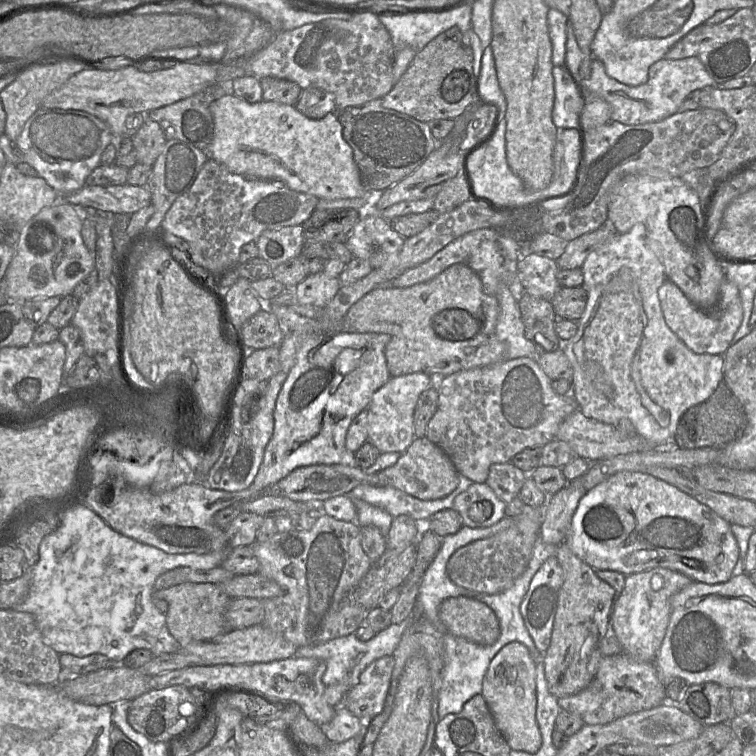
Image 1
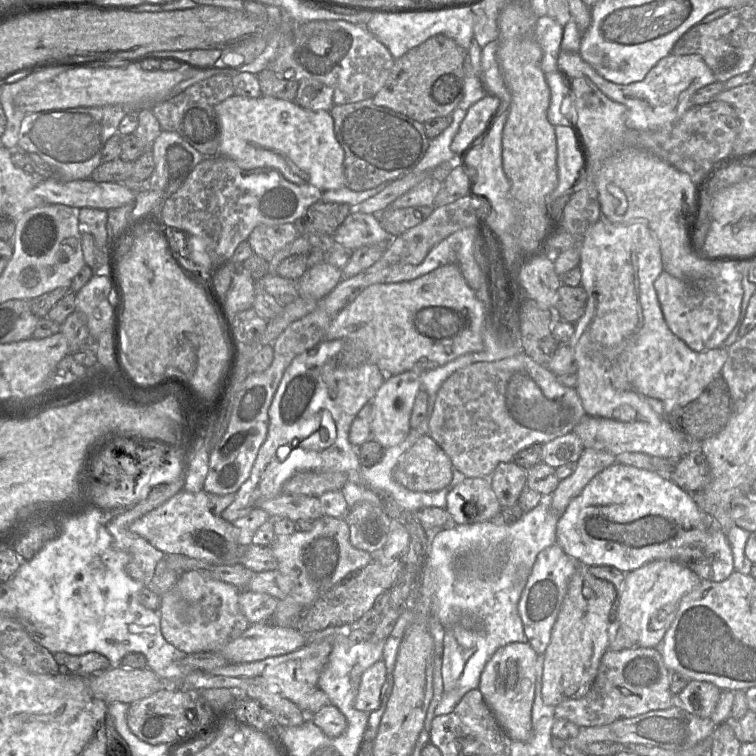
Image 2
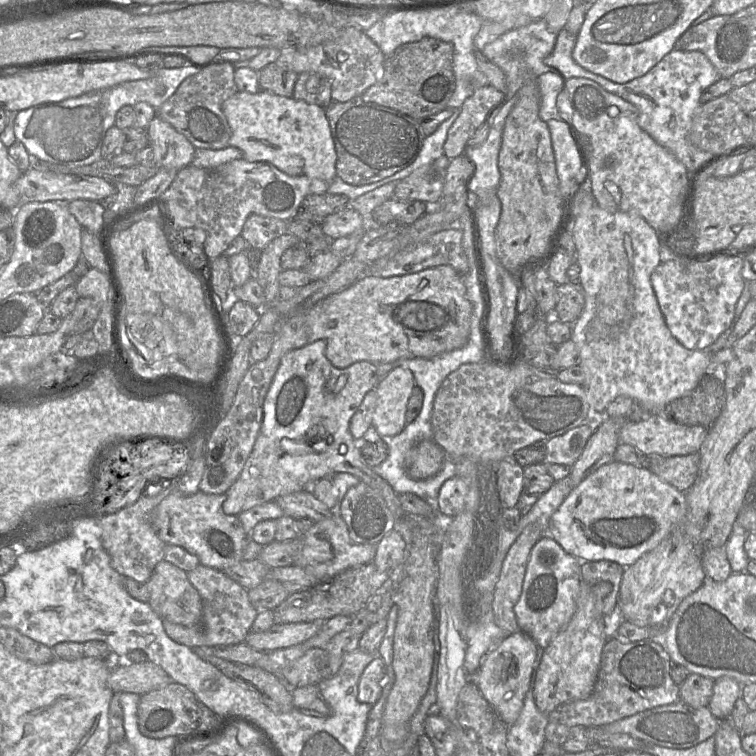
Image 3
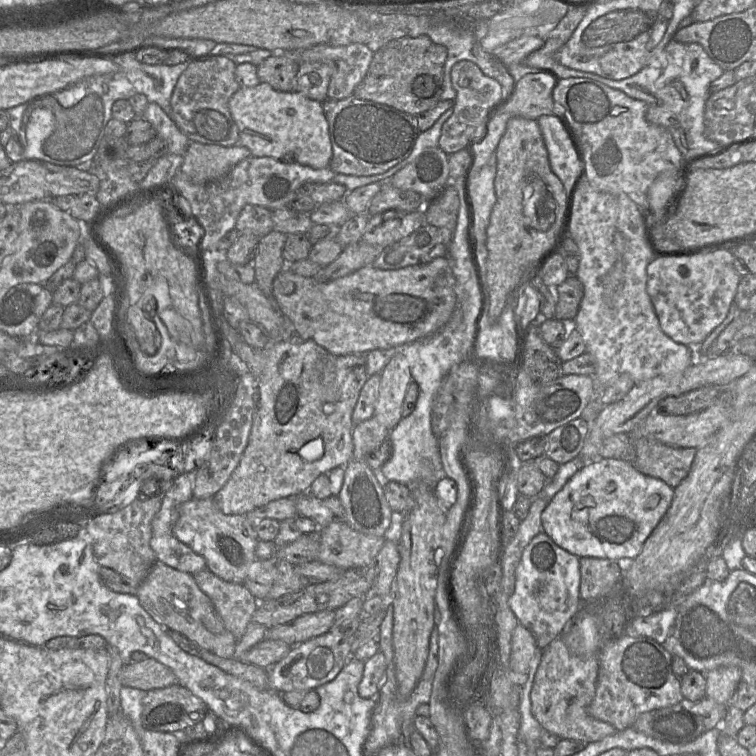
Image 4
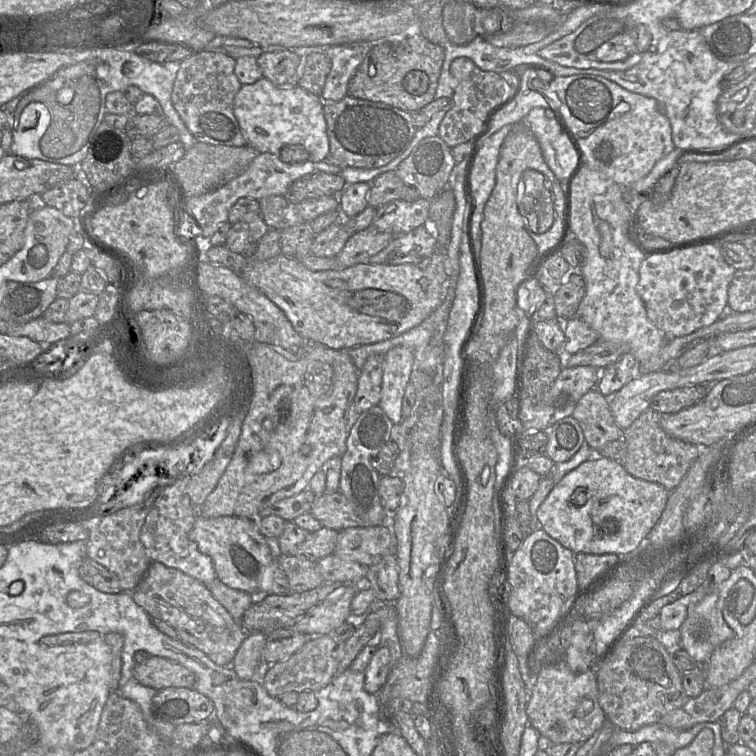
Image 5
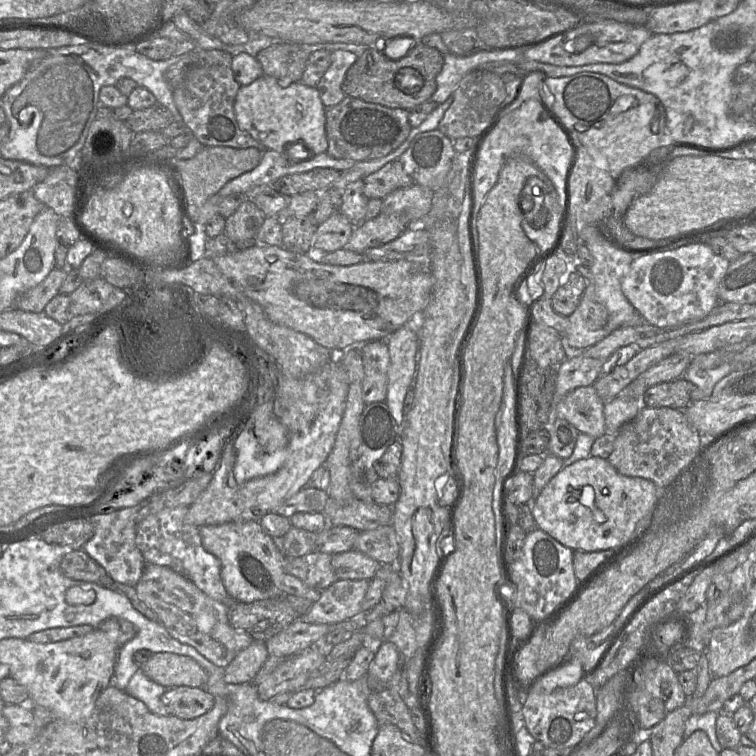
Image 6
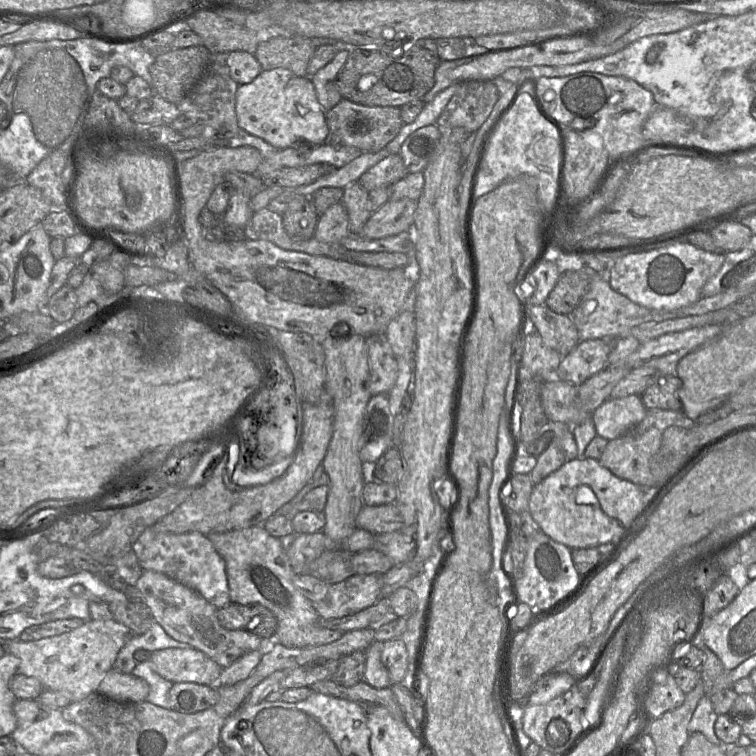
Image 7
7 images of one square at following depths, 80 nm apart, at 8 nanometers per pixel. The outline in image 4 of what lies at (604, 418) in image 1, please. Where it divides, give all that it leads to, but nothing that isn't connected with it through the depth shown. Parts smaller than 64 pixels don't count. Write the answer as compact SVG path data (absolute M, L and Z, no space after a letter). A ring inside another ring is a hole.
M586 175L578 181L573 193L569 235L579 248L576 276L584 287L584 295L574 322L569 325L580 333L586 352L596 361L596 370L592 377L594 396L599 399L605 388L621 374L628 374L637 383L657 376L680 374L694 363L694 349L675 342L663 332L647 293L647 265L661 254L654 249L643 214L625 193L599 191L590 184Z

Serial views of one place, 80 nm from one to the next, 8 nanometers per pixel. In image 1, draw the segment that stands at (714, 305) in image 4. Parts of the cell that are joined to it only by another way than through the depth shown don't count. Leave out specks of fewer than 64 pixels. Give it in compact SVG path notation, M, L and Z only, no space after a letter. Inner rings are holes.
M725 277L720 285L718 302L710 310L702 310L694 305L669 279L659 287L658 297L666 324L691 351L719 355L726 352L742 320L741 299L734 282Z

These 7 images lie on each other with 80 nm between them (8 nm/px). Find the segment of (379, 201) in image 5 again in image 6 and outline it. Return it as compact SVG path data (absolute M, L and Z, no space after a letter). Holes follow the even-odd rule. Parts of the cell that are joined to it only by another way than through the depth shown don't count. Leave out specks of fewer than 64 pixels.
M400 159L388 162L378 171L367 175L363 178L363 182L364 195L367 199L384 199L391 192L414 184Z

